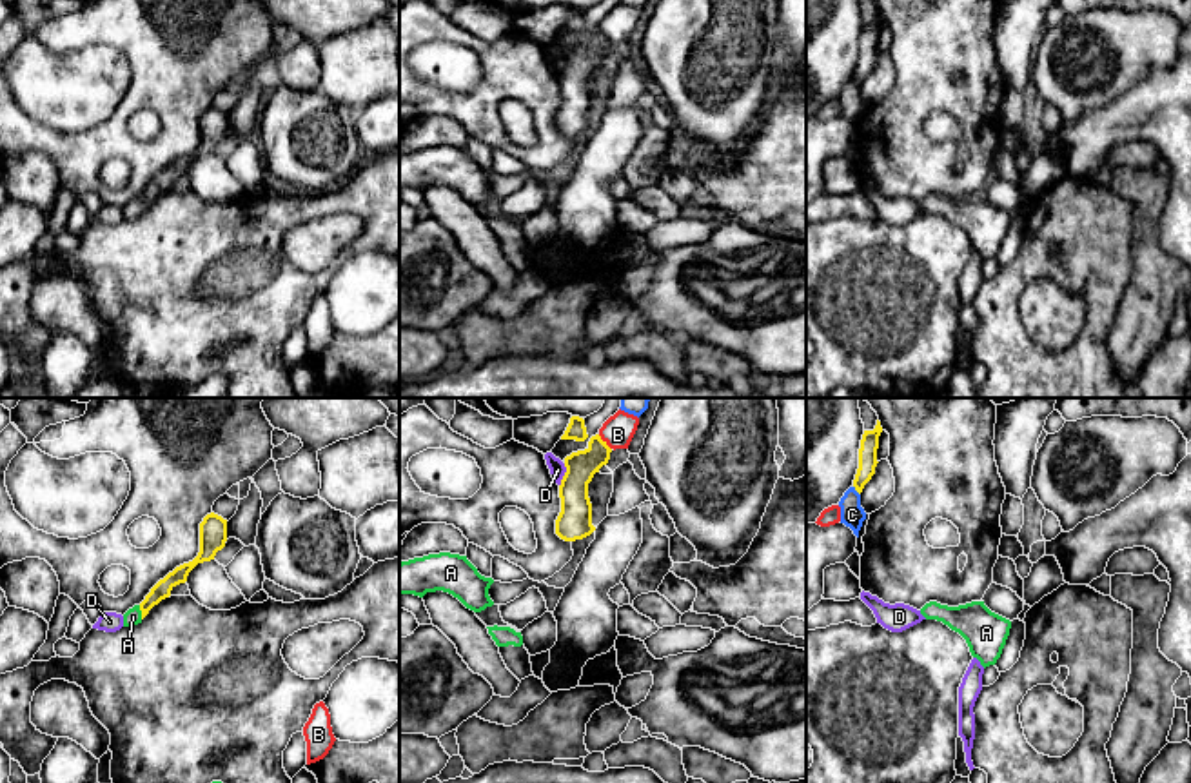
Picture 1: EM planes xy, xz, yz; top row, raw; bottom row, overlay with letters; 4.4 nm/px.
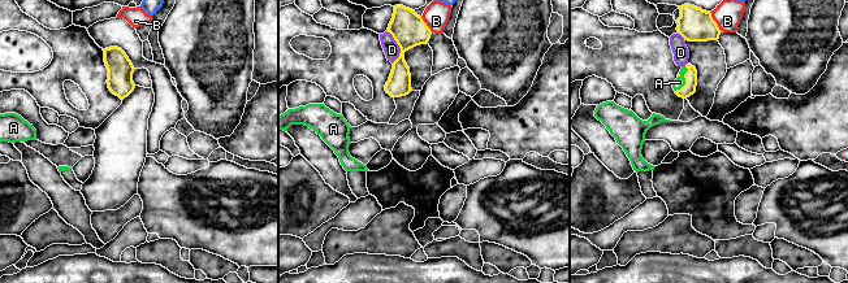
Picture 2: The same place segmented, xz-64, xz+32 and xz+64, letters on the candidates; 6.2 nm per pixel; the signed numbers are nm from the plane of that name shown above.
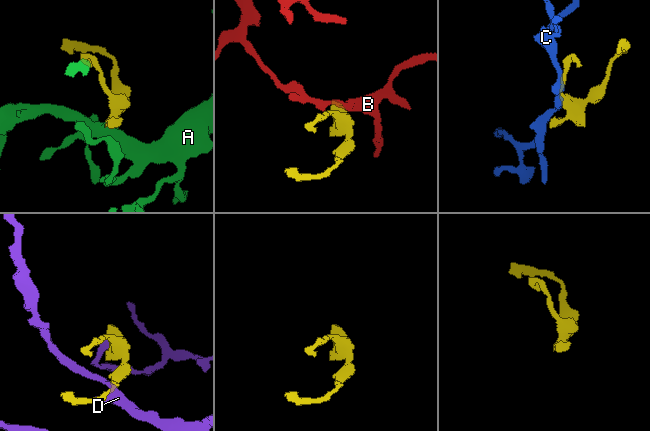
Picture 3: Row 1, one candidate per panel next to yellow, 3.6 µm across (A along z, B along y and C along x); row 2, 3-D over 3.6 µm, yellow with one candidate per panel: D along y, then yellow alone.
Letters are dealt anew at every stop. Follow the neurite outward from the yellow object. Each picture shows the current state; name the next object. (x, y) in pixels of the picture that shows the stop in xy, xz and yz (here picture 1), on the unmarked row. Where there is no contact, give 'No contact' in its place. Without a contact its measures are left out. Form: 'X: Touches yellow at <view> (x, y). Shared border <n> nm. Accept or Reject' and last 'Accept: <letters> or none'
A: Touches yellow at xy (142, 206). Shared border 70 nm. Accept
B: Touches yellow at xz (603, 35). Shared border 90 nm. Reject
C: Touches yellow at yz (856, 82). Shared border 50 nm. Reject
D: Touches yellow at xz (565, 68). Shared border 110 nm. Reject
Accept: A

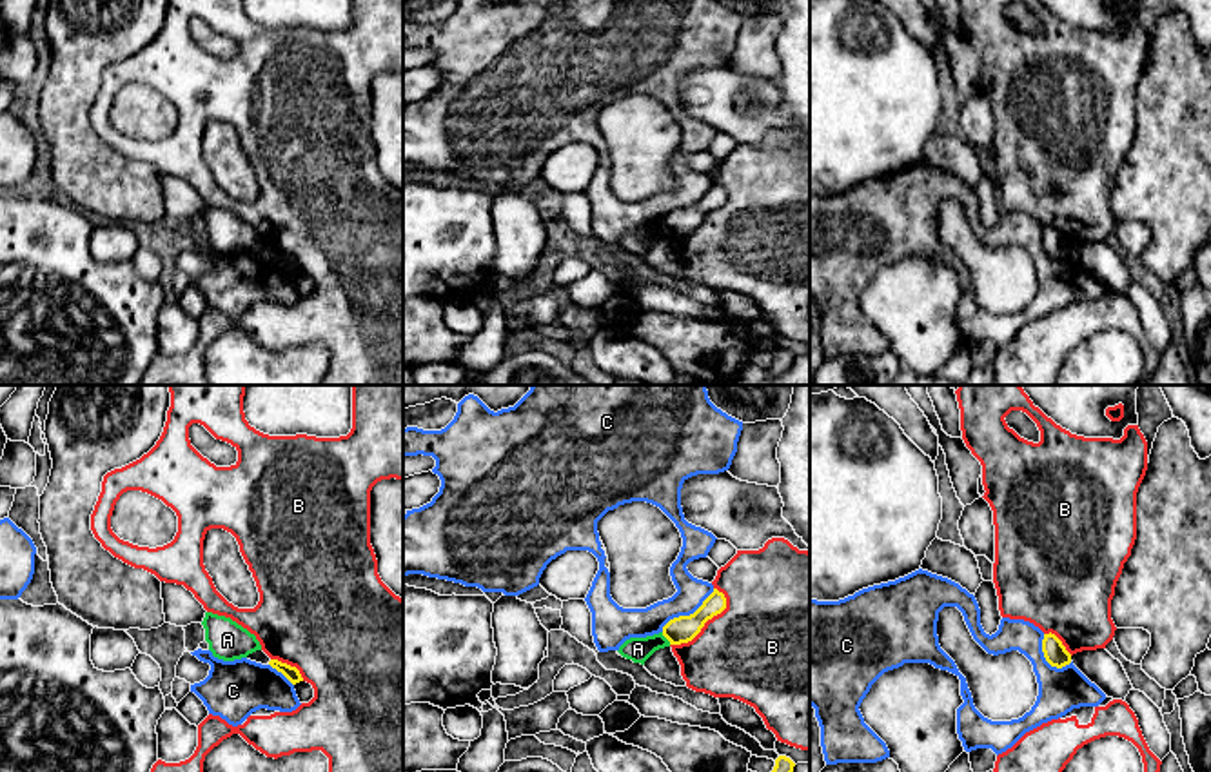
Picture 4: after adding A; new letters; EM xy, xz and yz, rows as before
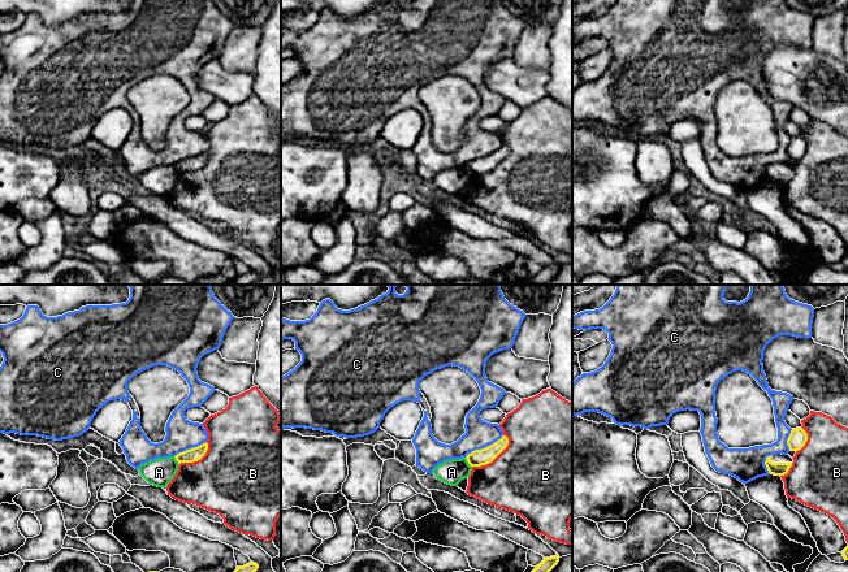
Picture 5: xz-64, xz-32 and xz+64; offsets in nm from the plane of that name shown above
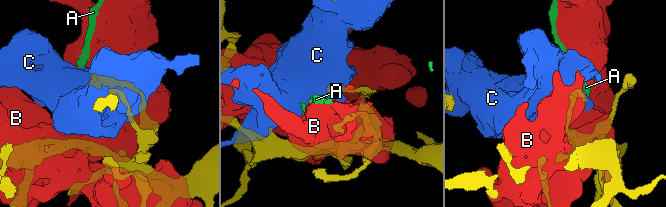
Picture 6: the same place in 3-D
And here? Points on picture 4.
A: Touches yellow at xz (665, 229). Shared border 70 nm. Reject
B: Touches yellow at xz (705, 215). Shared border 340 nm. Reject
C: Touches yellow at xz (687, 209). Shared border 300 nm. Reject
Accept: none

